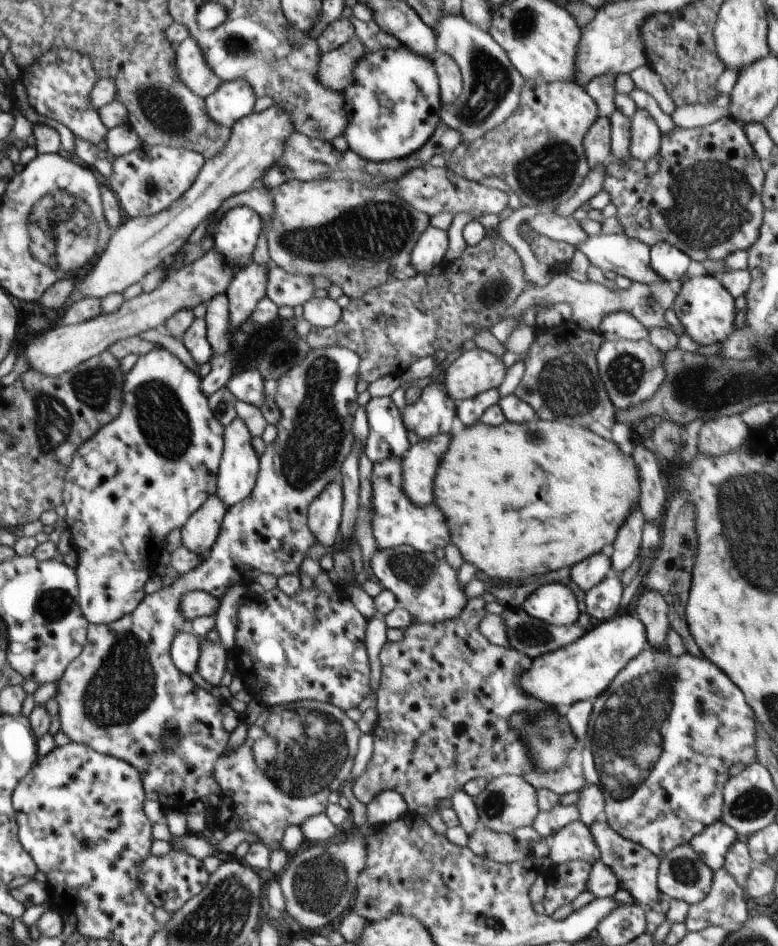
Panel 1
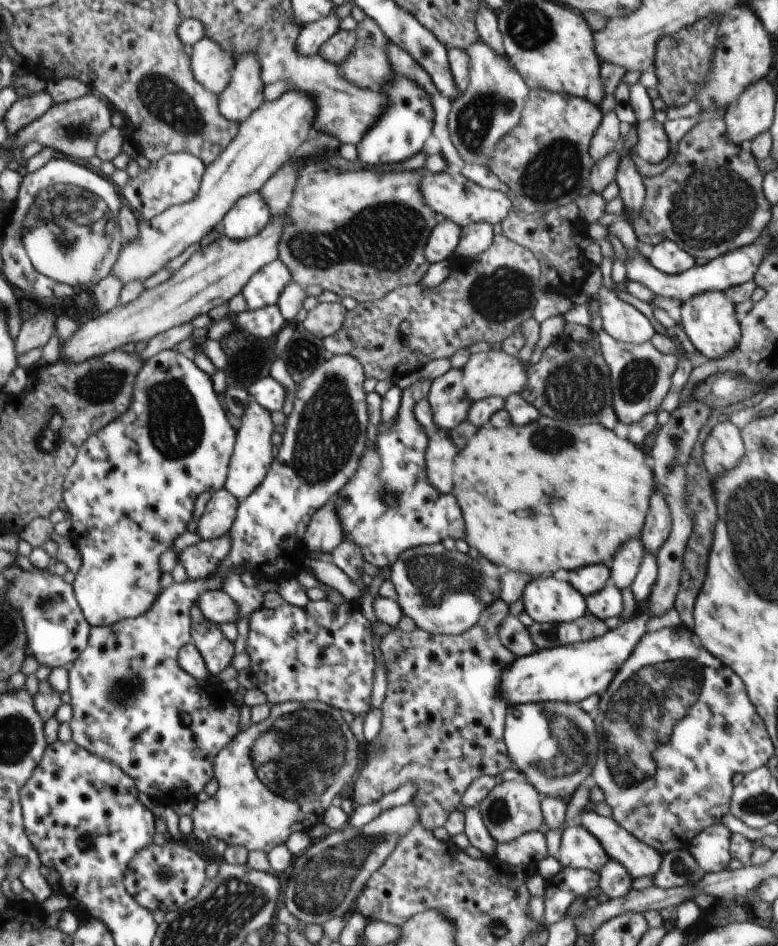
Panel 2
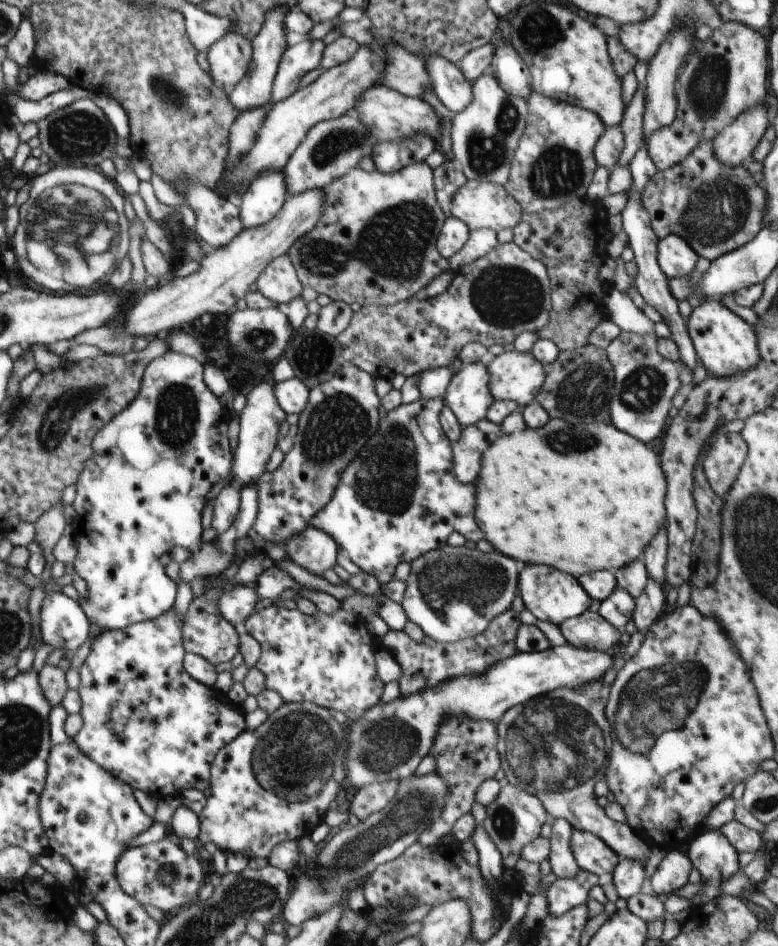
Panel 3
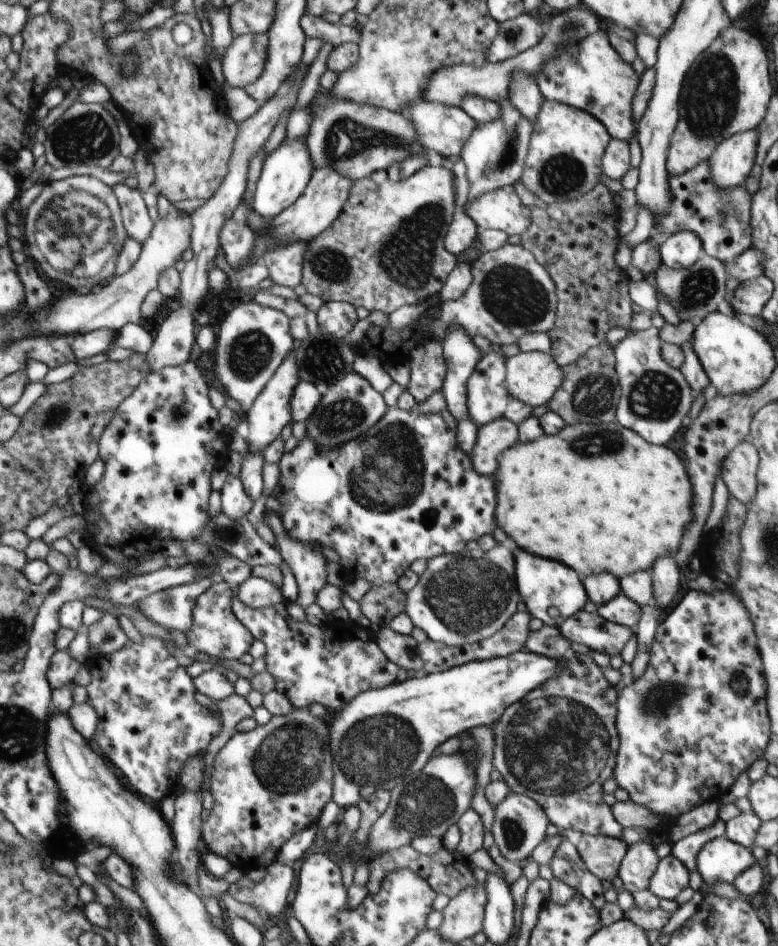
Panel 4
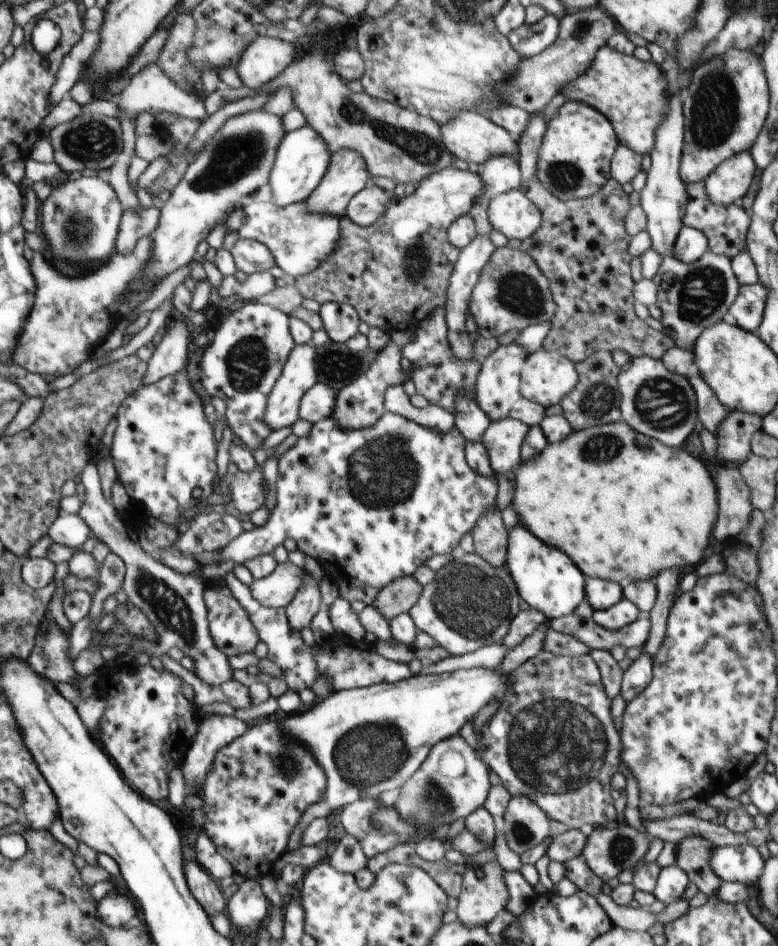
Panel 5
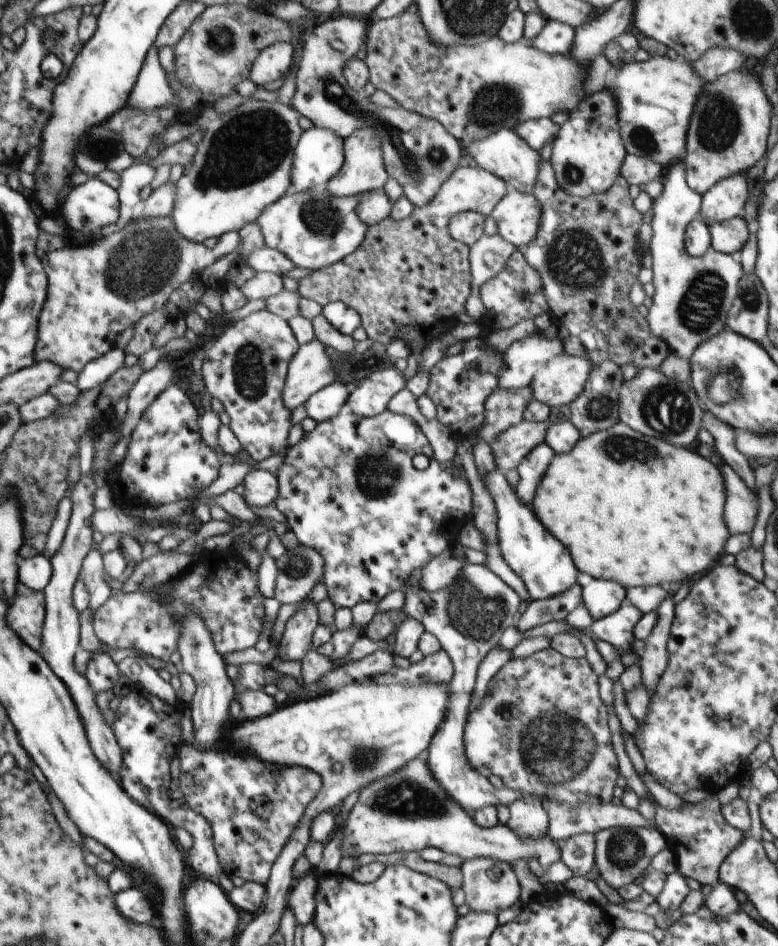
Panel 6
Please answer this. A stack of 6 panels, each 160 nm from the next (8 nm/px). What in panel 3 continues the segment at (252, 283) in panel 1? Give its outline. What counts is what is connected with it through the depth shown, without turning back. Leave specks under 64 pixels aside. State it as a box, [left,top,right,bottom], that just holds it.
[255,253,303,307]

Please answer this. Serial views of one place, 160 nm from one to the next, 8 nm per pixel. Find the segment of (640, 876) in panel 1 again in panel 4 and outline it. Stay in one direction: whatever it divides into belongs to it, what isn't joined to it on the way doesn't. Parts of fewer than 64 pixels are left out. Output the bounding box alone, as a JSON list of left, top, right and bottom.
[491,651,622,839]

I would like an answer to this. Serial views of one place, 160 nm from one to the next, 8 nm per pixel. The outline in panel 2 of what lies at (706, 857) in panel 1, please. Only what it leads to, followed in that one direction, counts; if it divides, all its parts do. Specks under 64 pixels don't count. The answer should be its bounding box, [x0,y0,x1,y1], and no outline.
[688,822,732,873]

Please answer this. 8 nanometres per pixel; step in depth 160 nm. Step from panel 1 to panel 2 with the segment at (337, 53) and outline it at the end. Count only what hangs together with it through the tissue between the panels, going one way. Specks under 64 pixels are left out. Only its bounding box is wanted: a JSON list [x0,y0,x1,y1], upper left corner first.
[339,15,395,89]

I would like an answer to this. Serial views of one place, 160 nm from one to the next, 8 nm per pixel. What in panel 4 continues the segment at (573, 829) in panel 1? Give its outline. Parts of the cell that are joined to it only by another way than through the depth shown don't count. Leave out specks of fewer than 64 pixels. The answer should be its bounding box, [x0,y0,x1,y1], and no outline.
[577,833,629,880]

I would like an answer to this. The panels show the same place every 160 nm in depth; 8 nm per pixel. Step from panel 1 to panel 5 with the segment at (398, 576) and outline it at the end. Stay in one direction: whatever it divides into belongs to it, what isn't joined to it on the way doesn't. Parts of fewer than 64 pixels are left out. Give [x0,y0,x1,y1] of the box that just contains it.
[409,553,520,657]

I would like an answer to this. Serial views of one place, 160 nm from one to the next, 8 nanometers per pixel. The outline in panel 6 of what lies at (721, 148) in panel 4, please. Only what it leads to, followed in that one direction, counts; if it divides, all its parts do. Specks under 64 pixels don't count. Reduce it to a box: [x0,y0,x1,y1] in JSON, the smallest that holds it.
[699,173,748,225]

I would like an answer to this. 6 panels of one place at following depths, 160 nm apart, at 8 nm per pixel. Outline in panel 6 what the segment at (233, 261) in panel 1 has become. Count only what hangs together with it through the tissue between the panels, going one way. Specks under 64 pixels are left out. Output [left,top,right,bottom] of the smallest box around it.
[291,127,345,191]

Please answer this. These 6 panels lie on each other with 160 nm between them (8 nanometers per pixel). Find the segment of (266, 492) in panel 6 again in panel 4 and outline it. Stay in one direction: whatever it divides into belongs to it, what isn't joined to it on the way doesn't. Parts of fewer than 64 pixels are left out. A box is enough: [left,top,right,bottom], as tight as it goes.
[221,473,253,519]

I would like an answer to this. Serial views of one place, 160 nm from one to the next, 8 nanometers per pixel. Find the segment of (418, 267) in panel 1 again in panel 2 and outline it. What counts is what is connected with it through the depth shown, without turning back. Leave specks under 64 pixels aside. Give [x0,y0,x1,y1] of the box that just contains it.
[424,219,461,262]

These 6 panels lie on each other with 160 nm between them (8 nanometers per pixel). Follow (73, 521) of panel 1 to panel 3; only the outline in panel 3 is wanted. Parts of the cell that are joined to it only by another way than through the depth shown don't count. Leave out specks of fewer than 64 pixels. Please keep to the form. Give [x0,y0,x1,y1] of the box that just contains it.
[70,351,233,629]

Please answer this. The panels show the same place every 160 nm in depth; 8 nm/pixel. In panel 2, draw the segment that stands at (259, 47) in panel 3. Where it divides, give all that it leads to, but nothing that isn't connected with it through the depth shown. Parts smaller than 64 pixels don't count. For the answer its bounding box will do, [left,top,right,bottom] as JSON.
[219,53,264,121]

